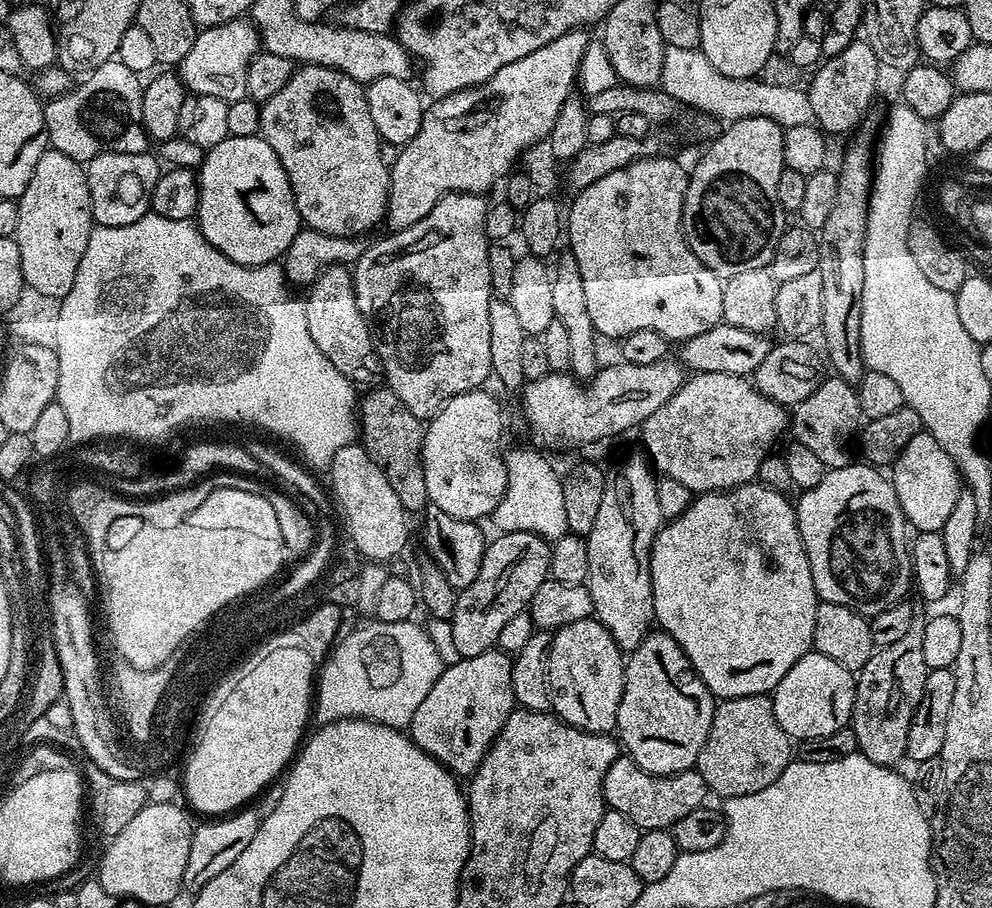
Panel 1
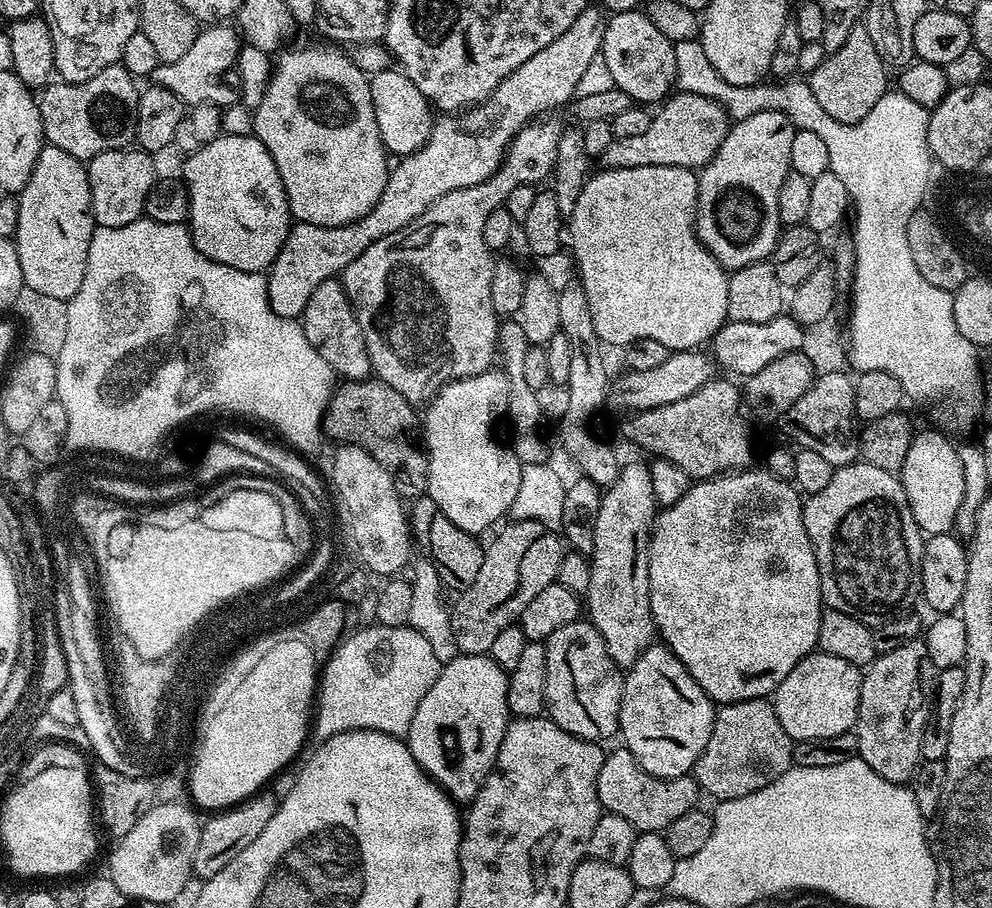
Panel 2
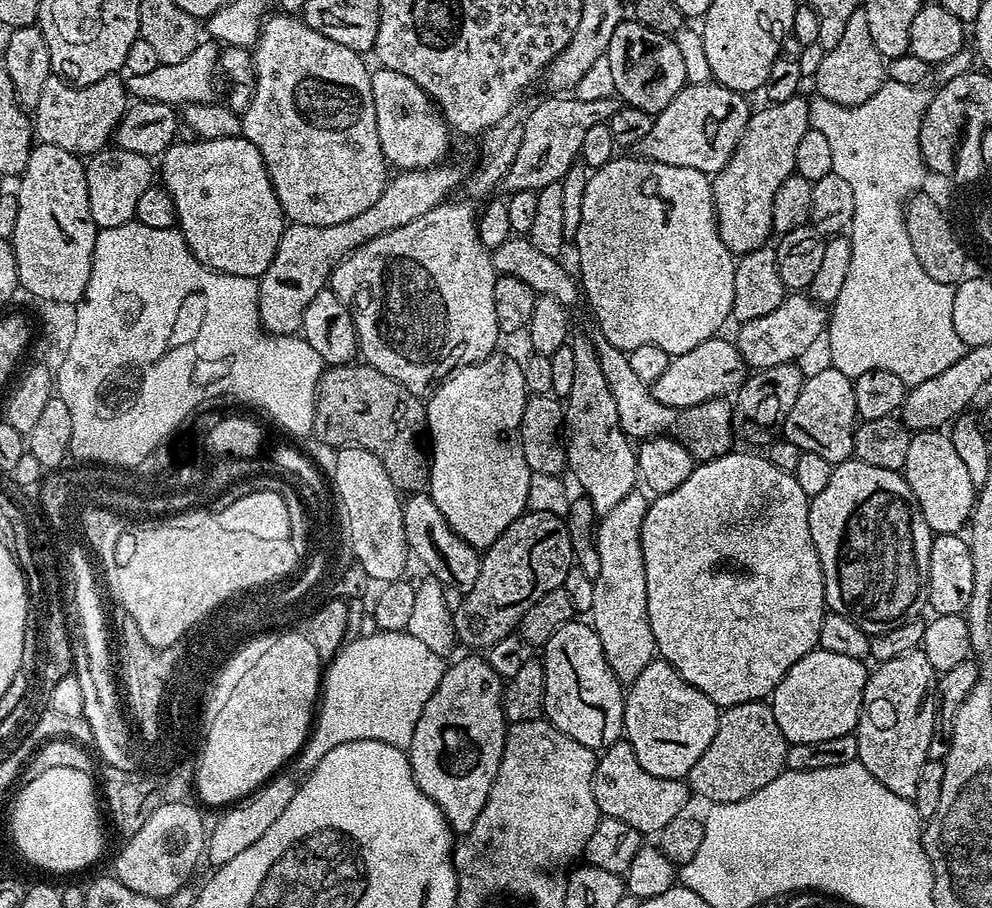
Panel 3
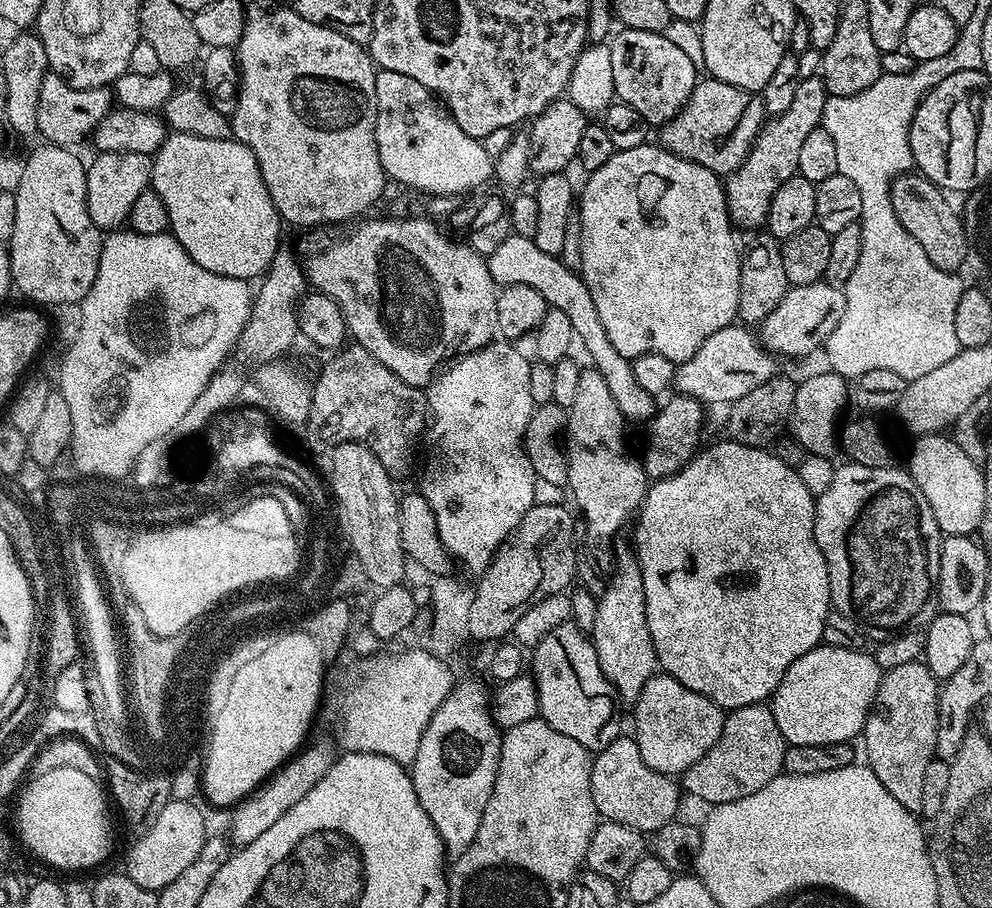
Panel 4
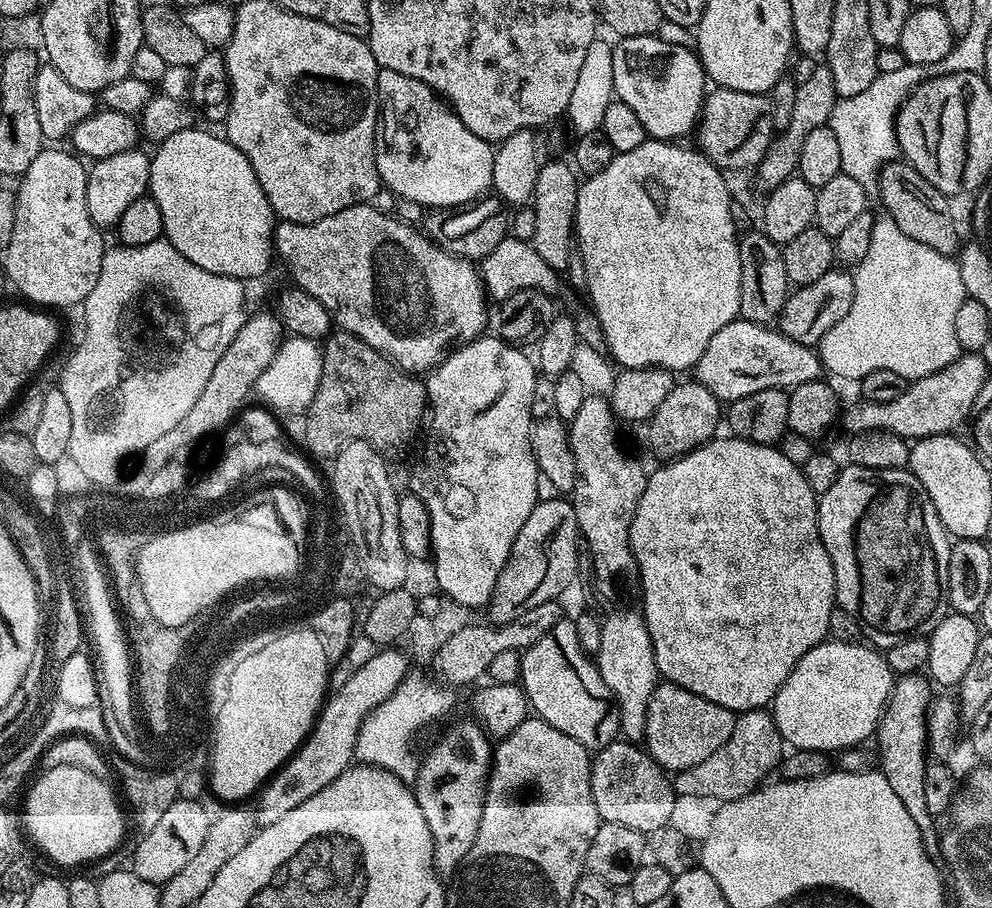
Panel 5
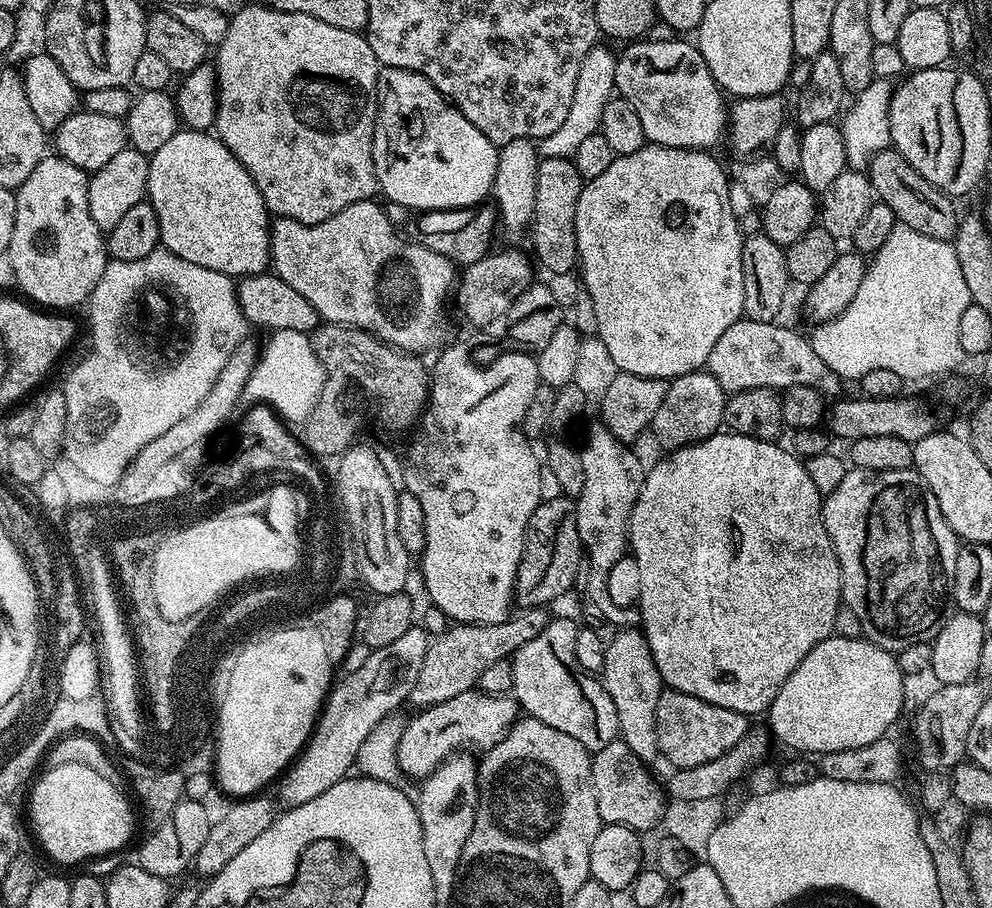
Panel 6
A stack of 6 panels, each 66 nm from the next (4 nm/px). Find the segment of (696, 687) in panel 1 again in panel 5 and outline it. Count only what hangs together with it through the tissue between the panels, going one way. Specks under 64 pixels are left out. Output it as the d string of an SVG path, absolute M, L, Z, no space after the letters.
M661 682L656 685L648 703L643 743L656 764L665 772L675 774L690 766L698 766L698 762L719 750L734 731L736 718L737 713L726 706L718 706L677 684Z

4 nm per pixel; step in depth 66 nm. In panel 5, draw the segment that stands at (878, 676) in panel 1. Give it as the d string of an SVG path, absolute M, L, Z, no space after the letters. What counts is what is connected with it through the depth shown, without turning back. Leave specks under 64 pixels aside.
M918 674L899 677L895 681L876 731L876 743L878 742L881 760L881 764L878 764L879 771L883 772L886 782L890 782L894 794L898 794L902 806L906 806L910 818L914 818L914 826L918 826L924 839L924 849L930 854L936 854L940 850L941 833L938 828L936 832L937 817L930 814L922 791L922 778L926 778L926 766L930 762L927 747L927 712L932 693L930 694L929 685L931 686L931 683Z

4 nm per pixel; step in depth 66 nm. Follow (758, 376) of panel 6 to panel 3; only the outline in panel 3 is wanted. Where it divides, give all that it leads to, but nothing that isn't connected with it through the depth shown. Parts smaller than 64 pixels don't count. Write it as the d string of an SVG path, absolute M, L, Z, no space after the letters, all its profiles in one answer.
M713 338L669 359L662 378L652 381L650 391L658 402L673 410L698 406L707 400L727 397L739 390L750 375L742 354L731 339Z

